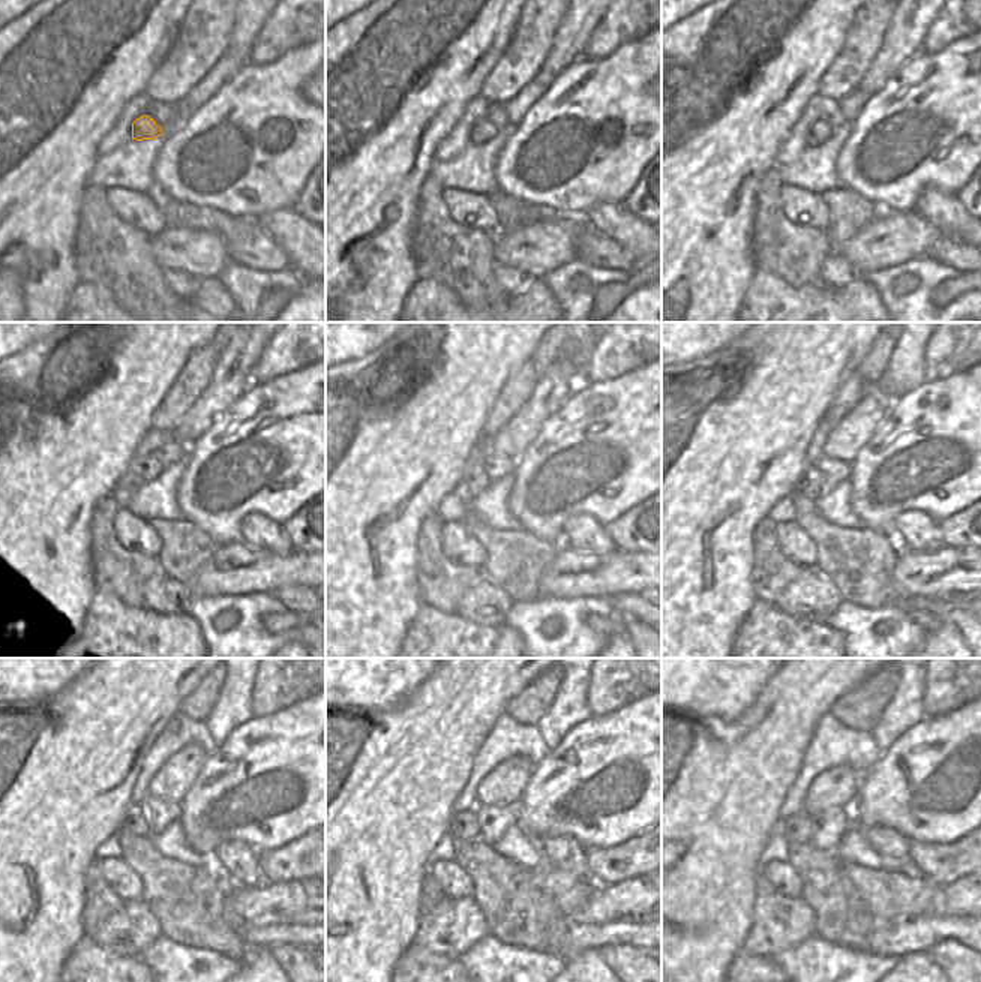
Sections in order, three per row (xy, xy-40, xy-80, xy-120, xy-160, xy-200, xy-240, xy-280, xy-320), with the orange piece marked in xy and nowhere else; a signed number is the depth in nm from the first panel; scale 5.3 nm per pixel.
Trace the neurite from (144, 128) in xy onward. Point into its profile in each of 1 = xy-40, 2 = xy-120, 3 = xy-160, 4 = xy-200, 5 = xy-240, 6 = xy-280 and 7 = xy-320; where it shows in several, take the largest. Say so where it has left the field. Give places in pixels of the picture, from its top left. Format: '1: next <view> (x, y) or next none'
1: next xy-40 (483, 131)
2: next xy-120 (146, 470)
3: next xy-160 (473, 483)
4: next xy-200 (809, 486)
5: next xy-240 (134, 823)
6: next xy-280 (464, 825)
7: next xy-320 (797, 828)

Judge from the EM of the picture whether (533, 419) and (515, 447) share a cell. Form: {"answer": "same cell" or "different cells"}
{"answer": "same cell"}

